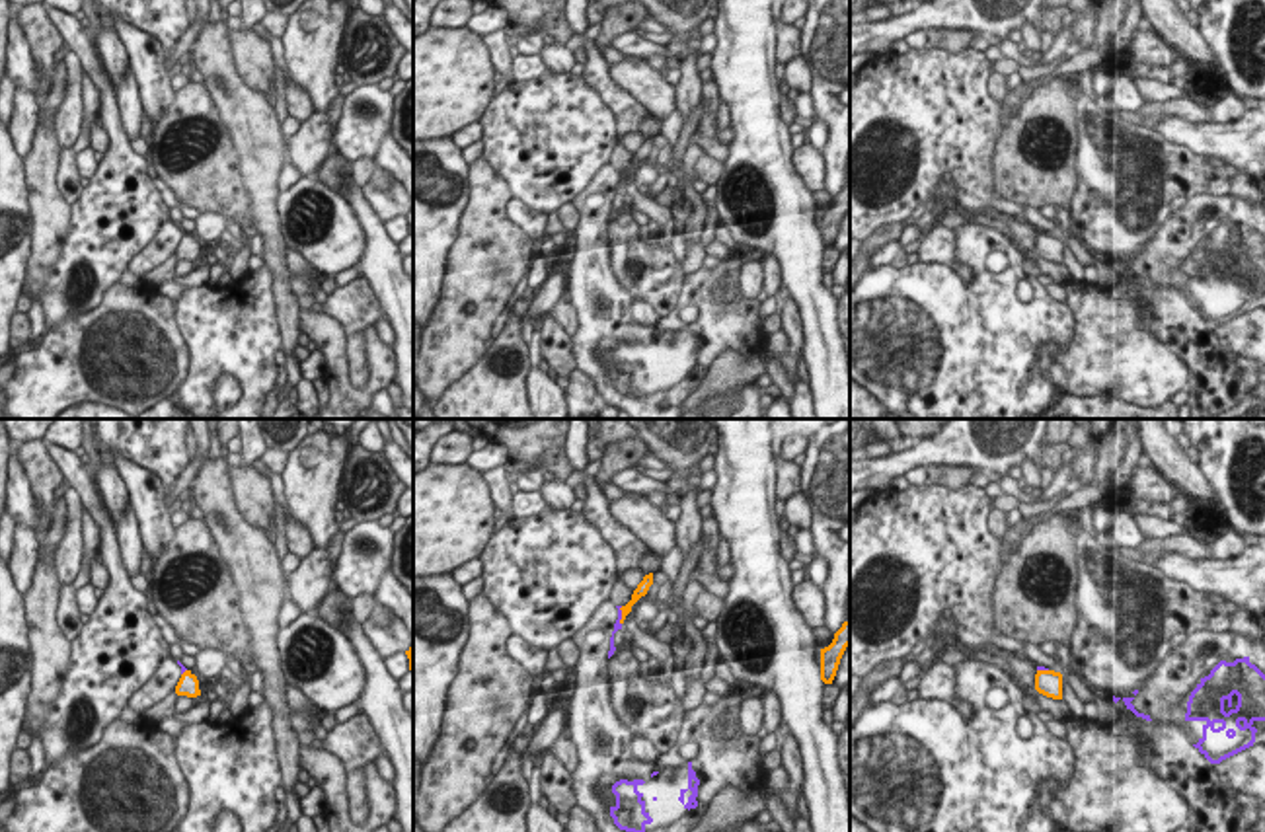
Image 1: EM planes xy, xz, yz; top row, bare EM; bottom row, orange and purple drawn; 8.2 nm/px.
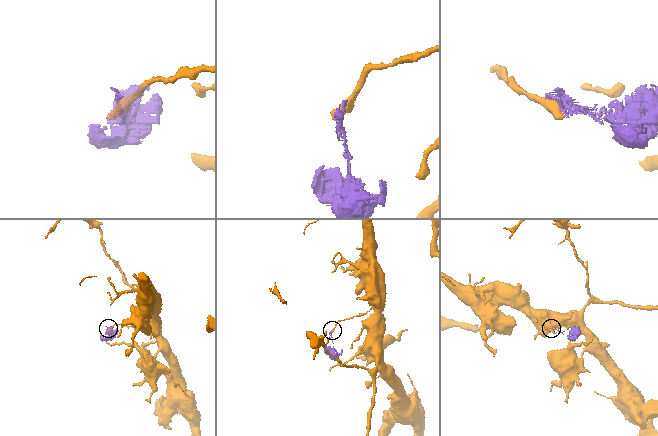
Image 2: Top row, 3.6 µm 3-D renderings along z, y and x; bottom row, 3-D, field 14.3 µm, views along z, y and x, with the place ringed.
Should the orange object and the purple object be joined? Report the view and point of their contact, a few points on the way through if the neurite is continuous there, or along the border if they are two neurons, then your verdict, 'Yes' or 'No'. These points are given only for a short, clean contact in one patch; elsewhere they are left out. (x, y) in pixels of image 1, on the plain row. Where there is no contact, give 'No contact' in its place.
Touches orange at xz (622, 180). Boundary: xz (622, 170), (620, 188). No.

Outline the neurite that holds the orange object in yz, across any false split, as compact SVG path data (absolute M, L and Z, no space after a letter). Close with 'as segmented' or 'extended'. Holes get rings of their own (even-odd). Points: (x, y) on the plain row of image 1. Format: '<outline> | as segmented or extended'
M1037 234L1035 253L1047 261L1062 263L1062 238L1054 234Z | as segmented

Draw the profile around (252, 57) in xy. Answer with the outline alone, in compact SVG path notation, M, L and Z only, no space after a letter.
M230 31L230 57L242 82L259 94L269 94L273 84L273 51L269 41L249 31Z

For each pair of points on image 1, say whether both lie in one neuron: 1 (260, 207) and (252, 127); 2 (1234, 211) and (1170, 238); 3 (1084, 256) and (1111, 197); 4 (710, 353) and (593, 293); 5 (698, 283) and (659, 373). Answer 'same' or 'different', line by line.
1: same
2: same
3: different
4: same
5: same

